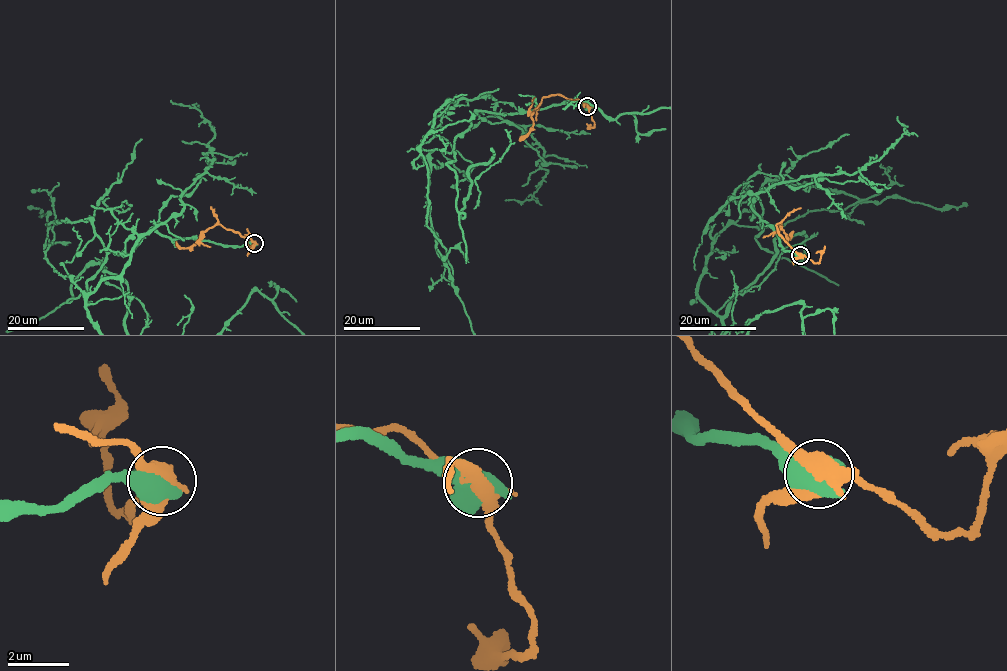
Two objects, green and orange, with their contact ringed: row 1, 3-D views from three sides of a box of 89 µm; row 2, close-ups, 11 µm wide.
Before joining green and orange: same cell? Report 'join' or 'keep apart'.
keep apart

